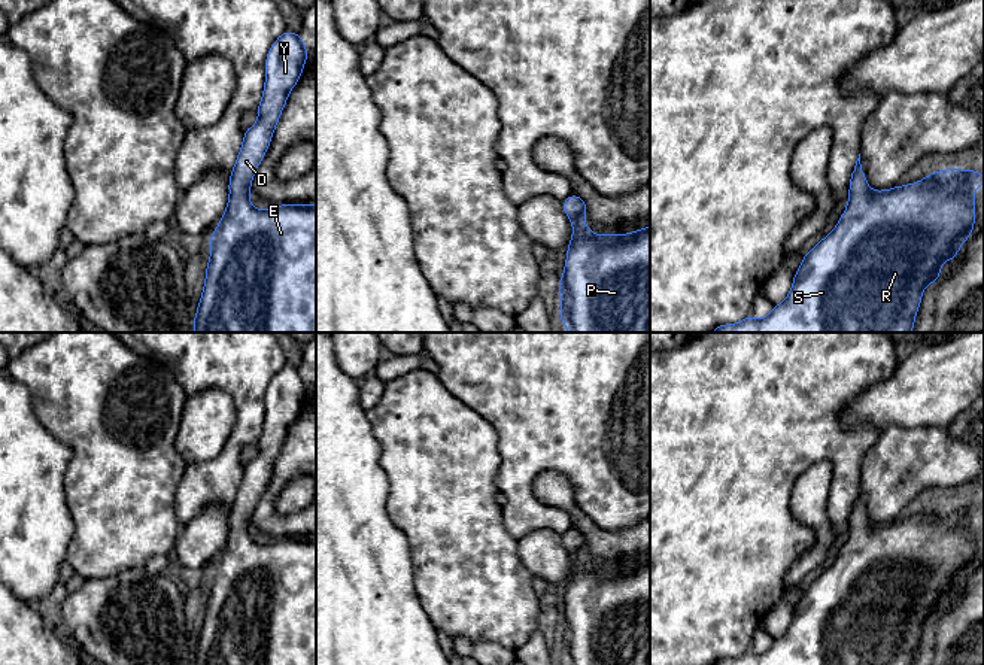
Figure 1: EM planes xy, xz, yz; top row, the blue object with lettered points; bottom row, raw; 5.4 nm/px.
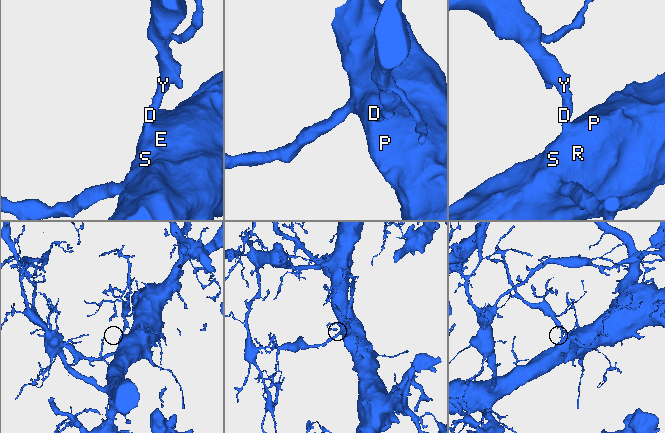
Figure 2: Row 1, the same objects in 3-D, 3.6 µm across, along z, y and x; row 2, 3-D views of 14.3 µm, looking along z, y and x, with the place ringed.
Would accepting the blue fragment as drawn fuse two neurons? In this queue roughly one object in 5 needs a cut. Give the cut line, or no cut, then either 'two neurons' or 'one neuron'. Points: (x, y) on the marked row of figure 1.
no cut; one neuron

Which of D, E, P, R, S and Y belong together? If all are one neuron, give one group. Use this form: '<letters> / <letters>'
D E P R S Y

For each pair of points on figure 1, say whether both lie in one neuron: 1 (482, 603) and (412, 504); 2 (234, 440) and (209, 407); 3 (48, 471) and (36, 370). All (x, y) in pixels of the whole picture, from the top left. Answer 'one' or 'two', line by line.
1: one
2: two
3: two

